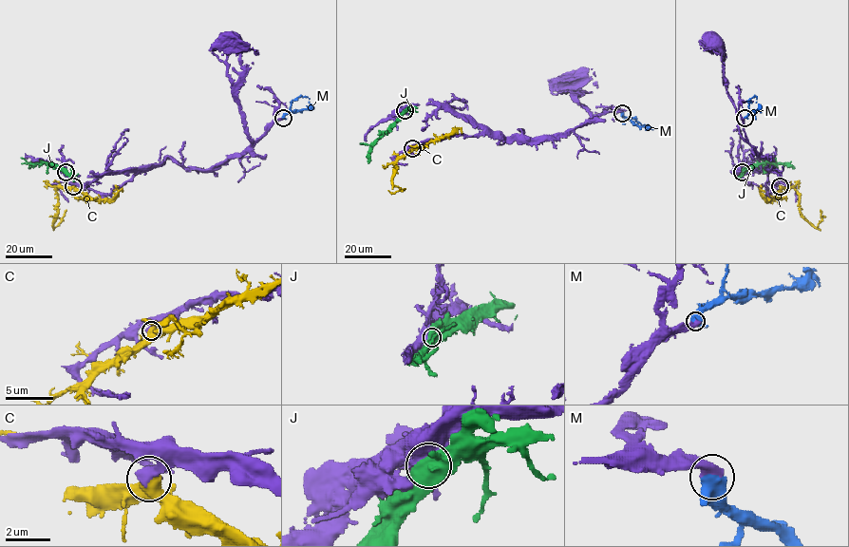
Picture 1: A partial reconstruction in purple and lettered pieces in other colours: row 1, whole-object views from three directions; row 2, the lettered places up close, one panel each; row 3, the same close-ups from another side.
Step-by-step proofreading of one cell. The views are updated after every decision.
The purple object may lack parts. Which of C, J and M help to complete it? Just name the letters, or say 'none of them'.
M

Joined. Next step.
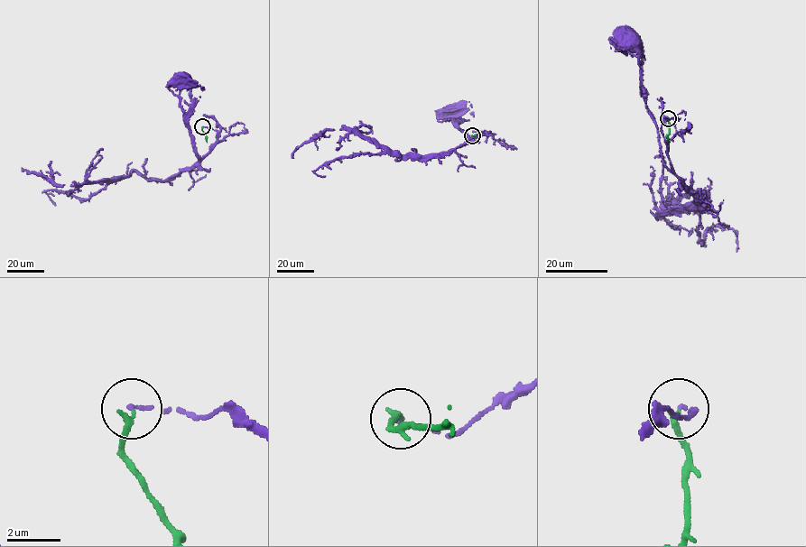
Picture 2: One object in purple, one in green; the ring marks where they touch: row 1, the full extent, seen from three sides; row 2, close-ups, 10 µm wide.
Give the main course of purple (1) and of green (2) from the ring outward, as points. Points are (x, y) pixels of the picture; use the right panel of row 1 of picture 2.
1: (668, 118), (662, 134), (672, 171), (662, 160), (656, 123), (642, 89), (637, 50), (630, 37)
2: (668, 118), (668, 144)

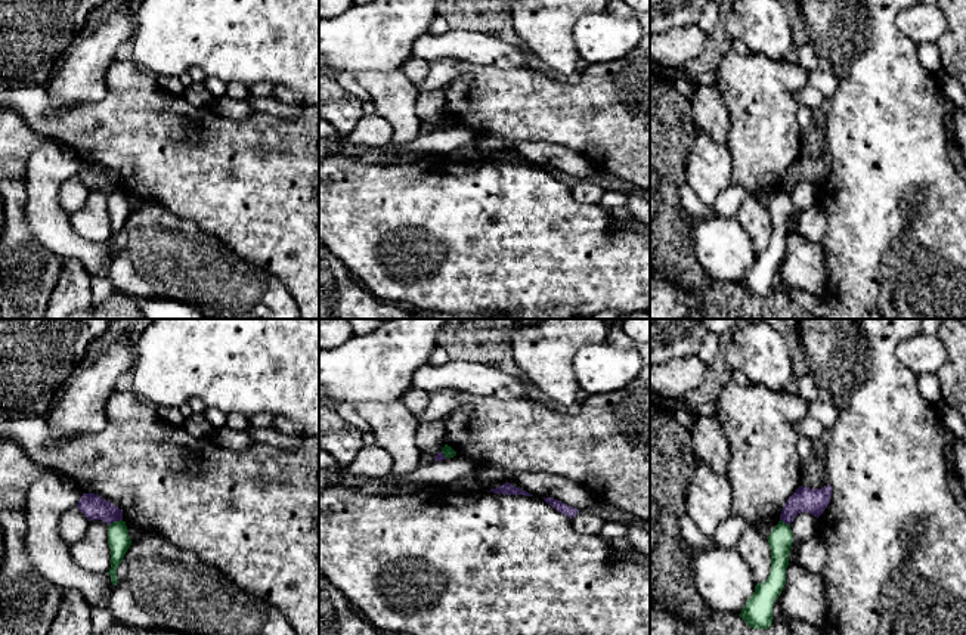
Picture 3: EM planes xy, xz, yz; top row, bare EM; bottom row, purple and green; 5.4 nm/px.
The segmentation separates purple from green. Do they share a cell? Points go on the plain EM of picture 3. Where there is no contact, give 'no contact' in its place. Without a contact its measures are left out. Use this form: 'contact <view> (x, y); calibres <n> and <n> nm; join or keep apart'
contact xy (115, 189); calibres 140 and 120 nm; keep apart

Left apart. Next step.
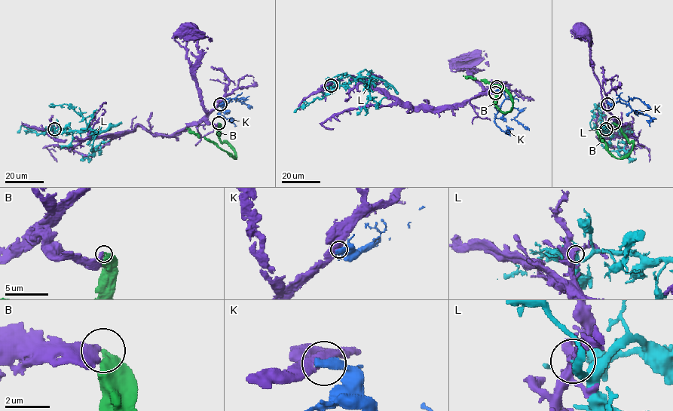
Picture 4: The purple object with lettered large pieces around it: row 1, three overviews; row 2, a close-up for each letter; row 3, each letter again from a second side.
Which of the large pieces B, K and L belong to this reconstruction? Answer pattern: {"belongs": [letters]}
{"belongs": ["B"]}

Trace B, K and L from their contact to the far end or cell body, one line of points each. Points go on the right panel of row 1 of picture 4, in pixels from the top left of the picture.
B: (613, 123), (619, 128), (629, 143), (633, 144), (630, 151), (621, 158), (615, 157), (610, 153), (595, 128)
K: (607, 104), (616, 102), (627, 104), (636, 112), (653, 118), (650, 126)
L: (606, 129), (598, 130), (597, 132), (602, 145), (609, 151), (622, 149), (625, 143), (619, 140)

